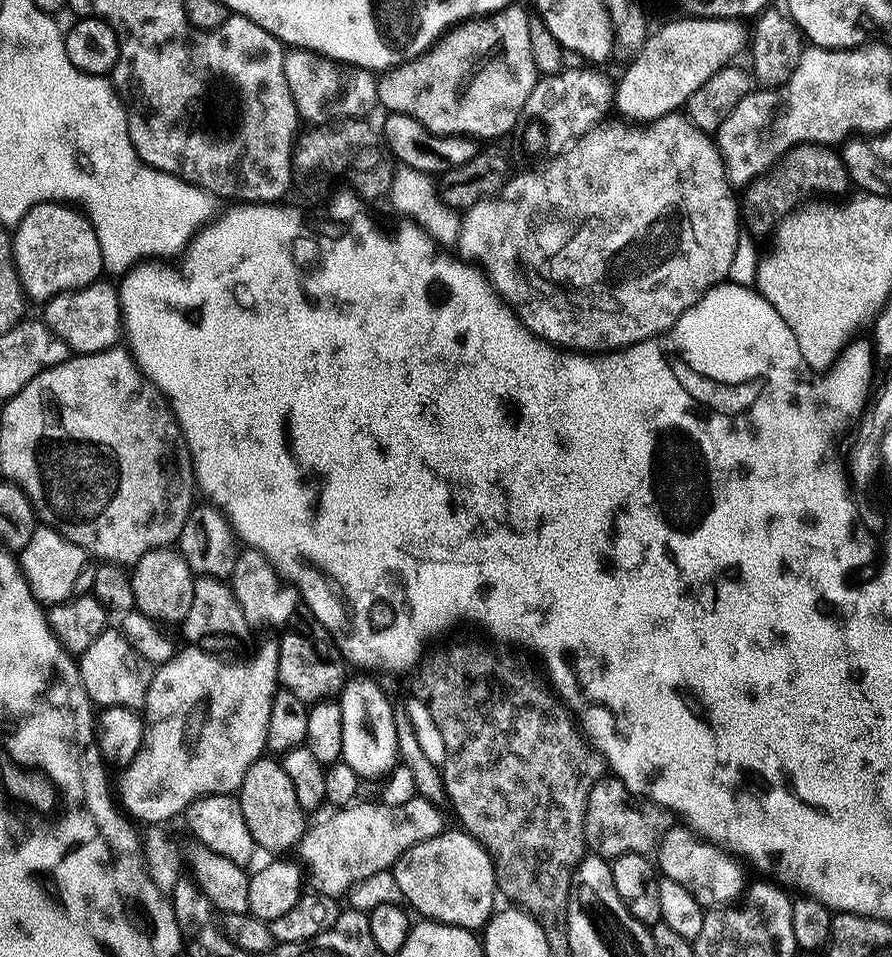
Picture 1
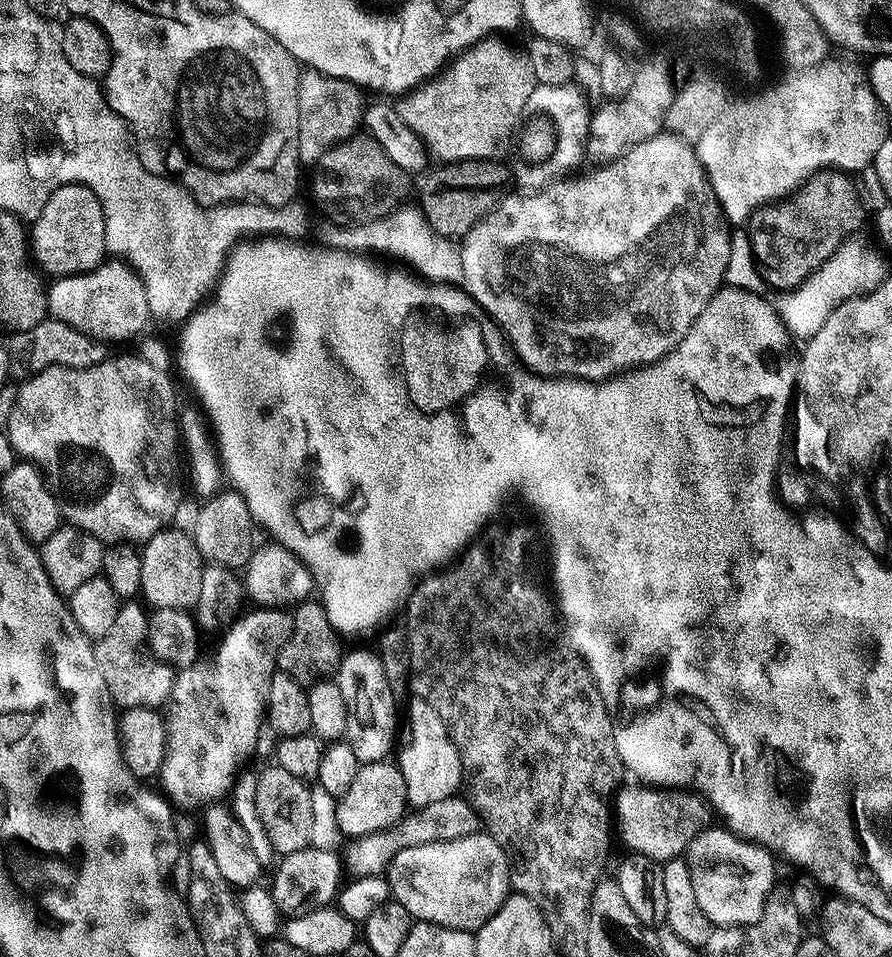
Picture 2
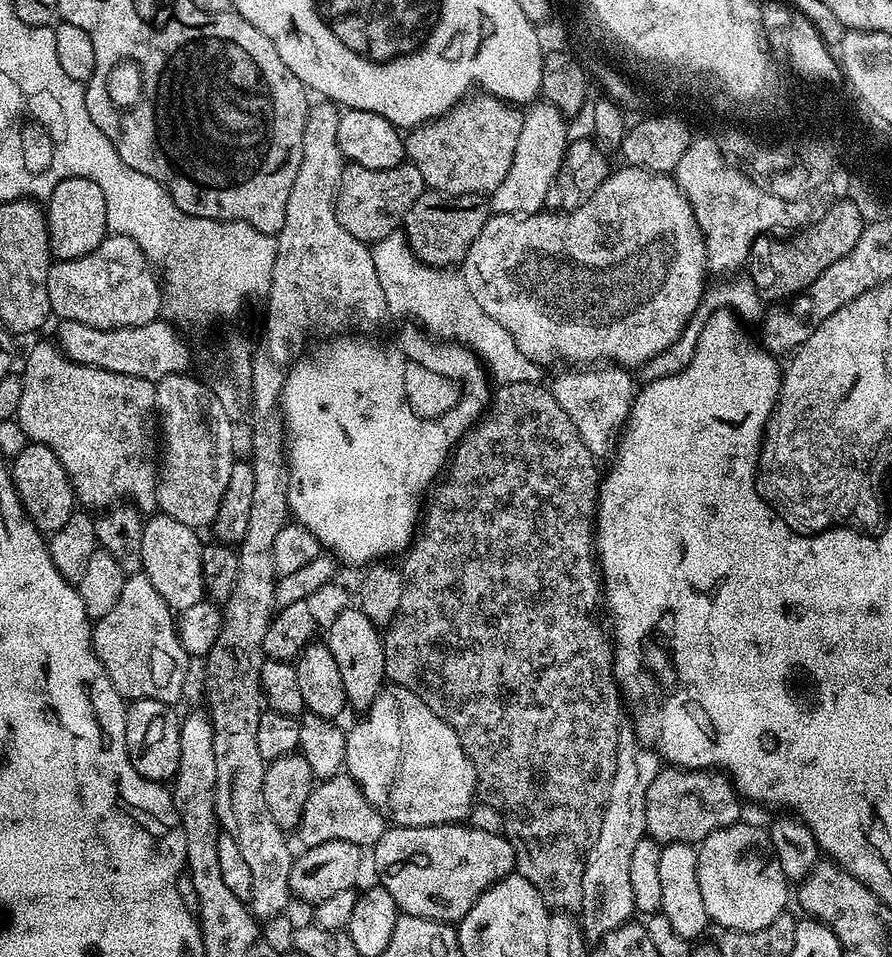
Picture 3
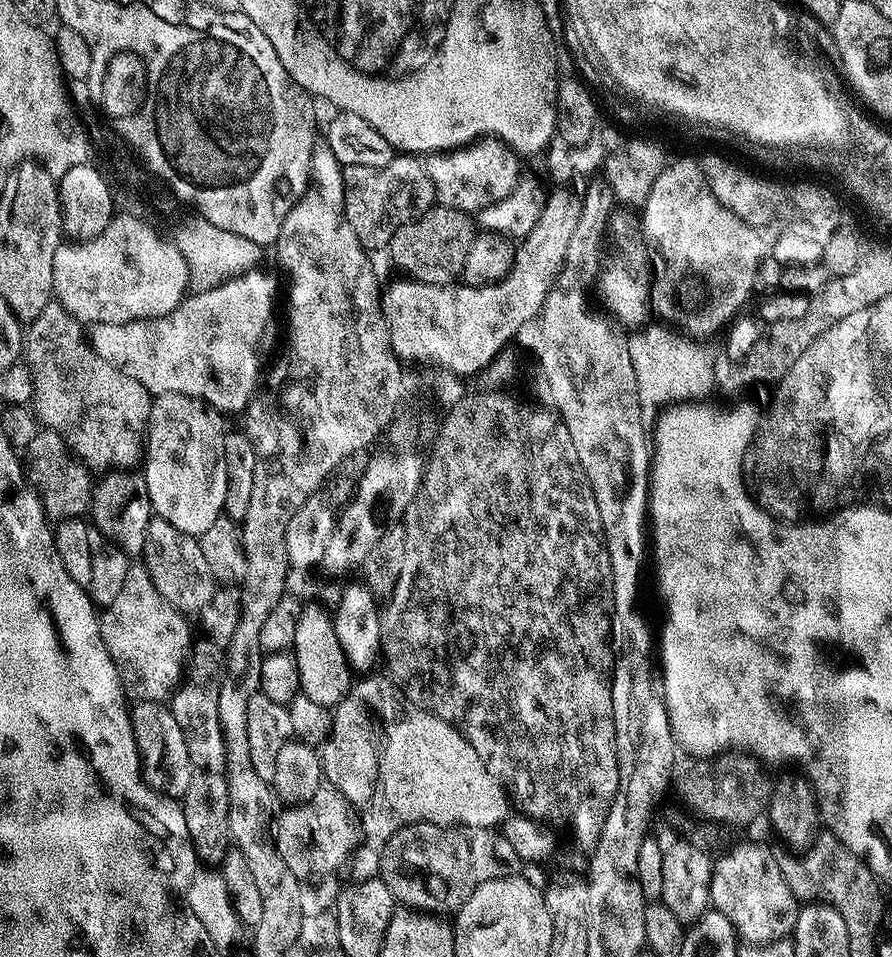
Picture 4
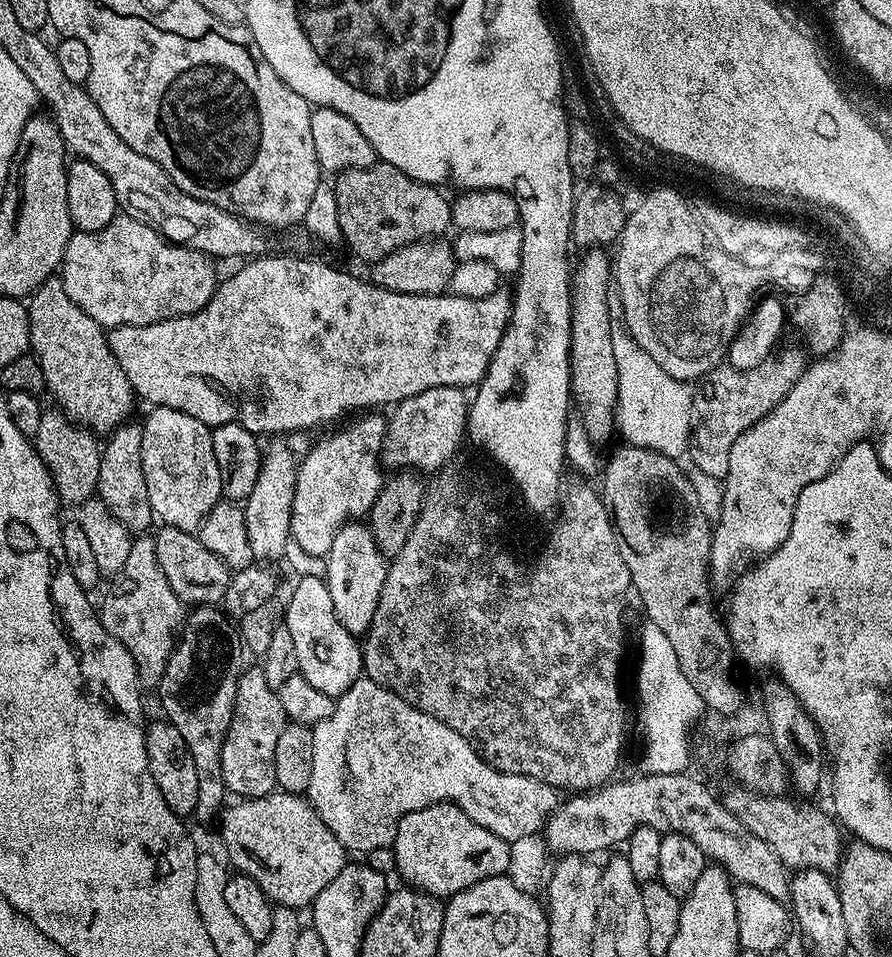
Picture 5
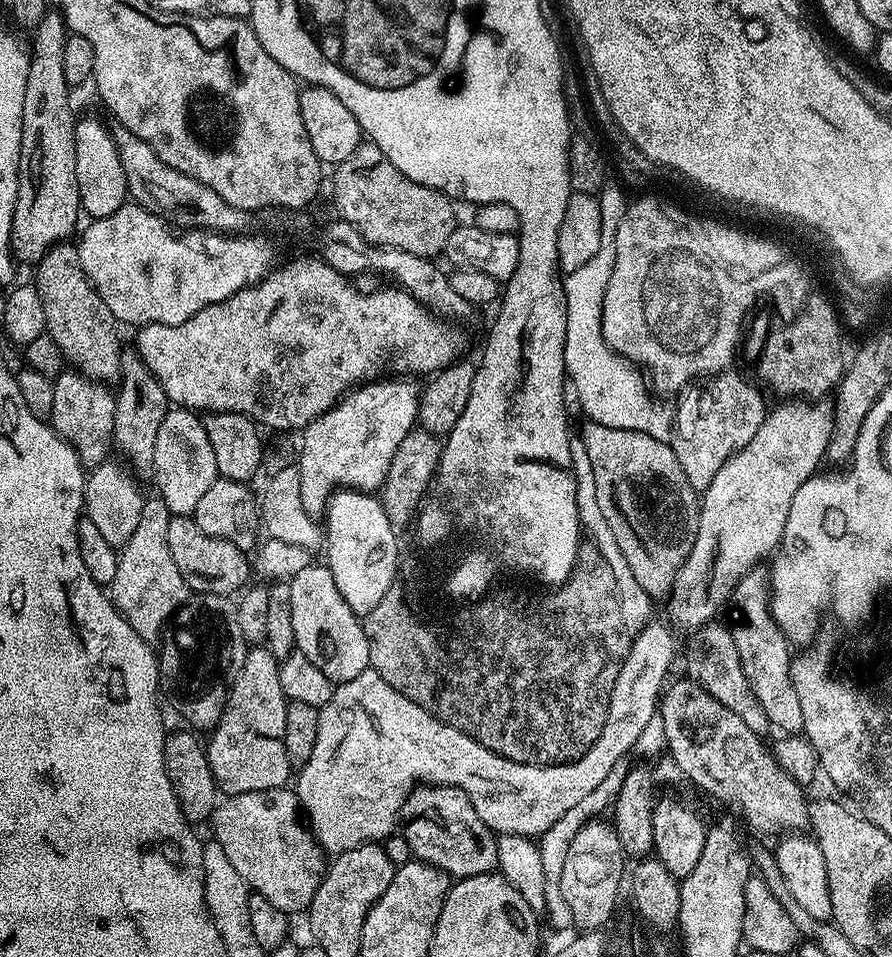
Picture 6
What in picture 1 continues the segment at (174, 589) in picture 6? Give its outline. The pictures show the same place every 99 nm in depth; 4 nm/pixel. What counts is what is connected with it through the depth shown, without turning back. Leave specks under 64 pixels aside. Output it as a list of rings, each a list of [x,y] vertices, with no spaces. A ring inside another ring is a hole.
[[[115,626],[105,628],[85,652],[79,653],[80,677],[93,705],[106,708],[143,709],[150,690],[154,666],[127,641],[125,633]]]

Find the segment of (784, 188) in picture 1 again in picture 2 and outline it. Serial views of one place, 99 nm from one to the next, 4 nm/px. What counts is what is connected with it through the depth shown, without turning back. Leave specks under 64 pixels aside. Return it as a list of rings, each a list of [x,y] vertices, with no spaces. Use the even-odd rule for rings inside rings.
[[[839,170],[817,172],[791,196],[765,204],[747,221],[755,263],[763,269],[769,289],[791,290],[806,282],[837,252],[845,240],[855,237],[864,224],[864,204],[851,175]]]

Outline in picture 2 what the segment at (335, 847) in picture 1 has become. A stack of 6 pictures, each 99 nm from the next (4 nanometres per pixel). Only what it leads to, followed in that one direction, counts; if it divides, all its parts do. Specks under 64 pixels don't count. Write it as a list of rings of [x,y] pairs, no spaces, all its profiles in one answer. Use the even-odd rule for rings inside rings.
[[[457,794],[442,798],[442,802],[430,802],[430,806],[409,811],[395,826],[383,832],[371,832],[347,841],[348,849],[343,849],[342,863],[349,877],[379,876],[388,864],[406,846],[422,846],[435,840],[466,838],[481,831],[482,821],[472,803],[463,795]]]

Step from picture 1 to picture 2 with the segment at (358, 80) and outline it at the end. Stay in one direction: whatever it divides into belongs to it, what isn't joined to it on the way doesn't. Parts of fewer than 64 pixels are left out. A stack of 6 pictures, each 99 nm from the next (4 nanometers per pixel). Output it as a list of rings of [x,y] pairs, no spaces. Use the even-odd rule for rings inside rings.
[[[311,70],[301,71],[298,90],[298,154],[301,165],[320,162],[333,147],[347,141],[361,127],[366,107],[364,96],[365,93],[348,80],[338,80]]]

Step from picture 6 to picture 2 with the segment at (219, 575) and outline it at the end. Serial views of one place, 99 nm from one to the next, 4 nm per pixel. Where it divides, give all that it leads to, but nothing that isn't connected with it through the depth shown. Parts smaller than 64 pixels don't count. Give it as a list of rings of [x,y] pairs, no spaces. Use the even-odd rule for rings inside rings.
[[[169,526],[143,541],[140,557],[142,558],[142,586],[140,596],[145,605],[153,609],[179,608],[192,610],[198,602],[198,593],[202,587],[202,570],[205,559],[198,546],[187,531],[177,526]]]

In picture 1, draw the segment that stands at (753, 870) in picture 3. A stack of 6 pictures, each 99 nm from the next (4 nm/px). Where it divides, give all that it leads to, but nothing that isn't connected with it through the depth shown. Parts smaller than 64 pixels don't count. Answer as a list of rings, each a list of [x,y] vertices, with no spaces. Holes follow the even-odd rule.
[[[673,827],[660,842],[659,852],[658,868],[663,879],[678,882],[678,886],[686,886],[686,890],[690,890],[690,894],[694,894],[696,901],[706,910],[735,905],[745,895],[745,865],[725,848],[697,836],[691,828]]]

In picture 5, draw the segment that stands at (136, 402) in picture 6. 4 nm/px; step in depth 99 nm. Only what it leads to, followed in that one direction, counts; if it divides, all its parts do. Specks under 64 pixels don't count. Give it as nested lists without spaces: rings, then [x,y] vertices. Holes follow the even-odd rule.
[[[139,423],[121,424],[107,437],[100,454],[96,496],[133,534],[144,534],[154,524],[150,494],[146,494],[146,474],[142,470],[142,427]]]

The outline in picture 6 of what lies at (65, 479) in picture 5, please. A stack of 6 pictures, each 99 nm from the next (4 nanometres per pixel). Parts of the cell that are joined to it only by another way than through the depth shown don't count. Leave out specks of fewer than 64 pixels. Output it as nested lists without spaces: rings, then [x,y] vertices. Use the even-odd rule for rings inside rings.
[[[64,370],[52,380],[54,406],[50,423],[52,428],[76,451],[80,463],[91,470],[109,459],[114,448],[114,410],[116,398],[107,392],[103,383],[89,380],[87,376],[75,371]]]

